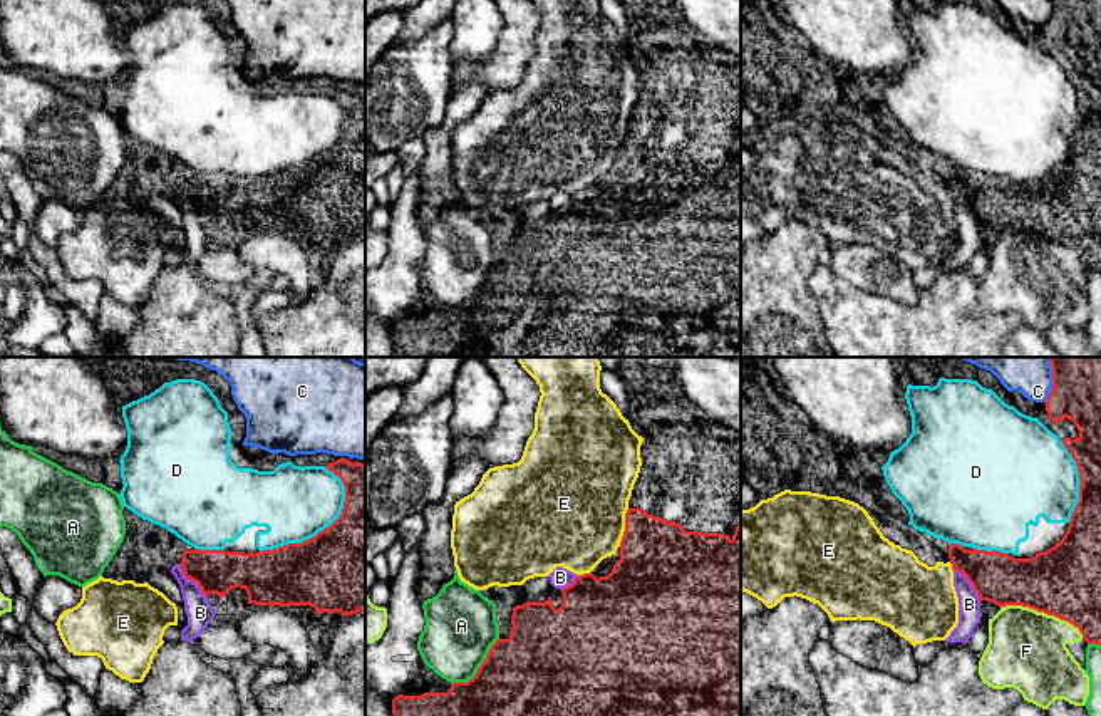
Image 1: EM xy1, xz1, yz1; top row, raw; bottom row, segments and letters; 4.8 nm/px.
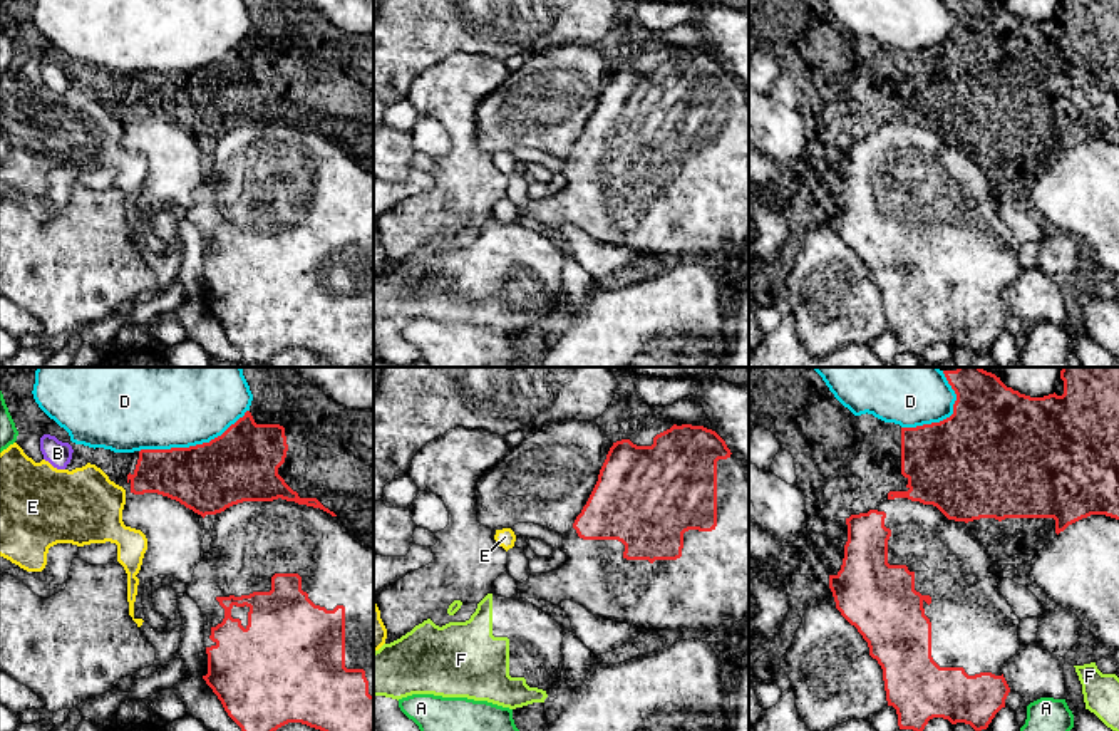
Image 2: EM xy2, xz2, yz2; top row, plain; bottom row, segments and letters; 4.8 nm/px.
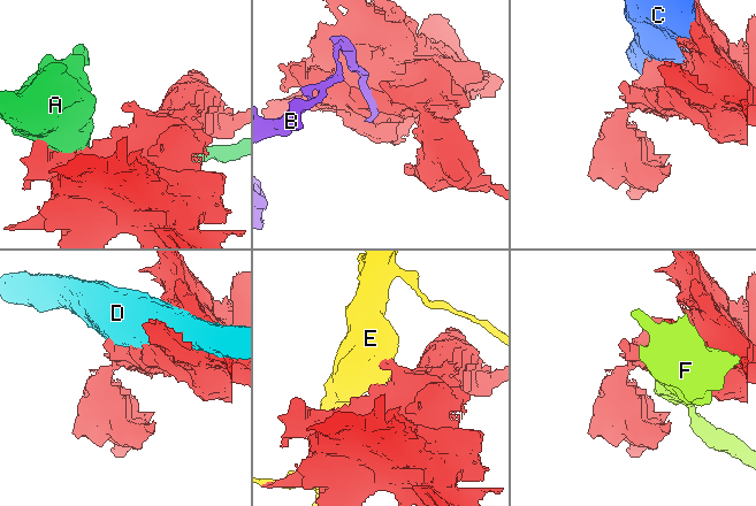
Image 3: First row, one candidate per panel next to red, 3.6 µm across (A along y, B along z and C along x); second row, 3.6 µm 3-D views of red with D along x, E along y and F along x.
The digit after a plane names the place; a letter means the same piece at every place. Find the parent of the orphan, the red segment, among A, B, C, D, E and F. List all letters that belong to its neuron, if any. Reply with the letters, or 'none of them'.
none of them

